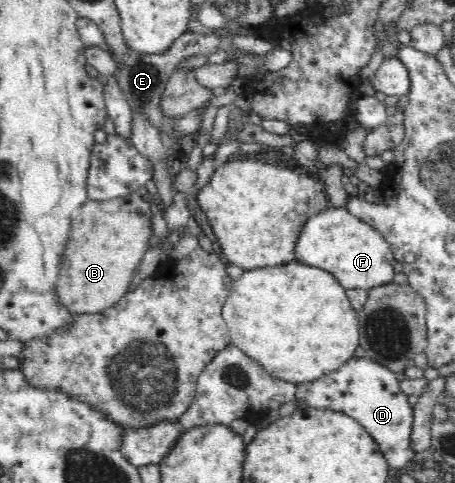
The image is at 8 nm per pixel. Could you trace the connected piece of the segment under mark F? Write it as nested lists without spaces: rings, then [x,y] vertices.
[[[327,207],[319,214],[310,216],[301,229],[298,241],[294,248],[294,260],[298,263],[313,265],[314,267],[325,269],[339,281],[343,288],[370,288],[387,284],[393,280],[393,264],[396,263],[390,244],[385,237],[373,227],[370,227],[365,221],[353,216],[345,207],[333,208]]]

